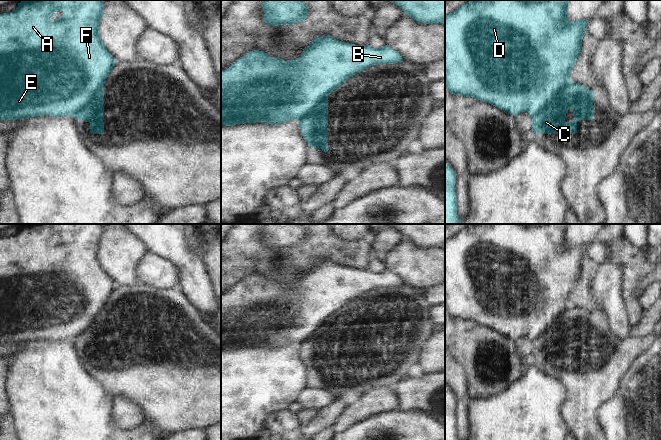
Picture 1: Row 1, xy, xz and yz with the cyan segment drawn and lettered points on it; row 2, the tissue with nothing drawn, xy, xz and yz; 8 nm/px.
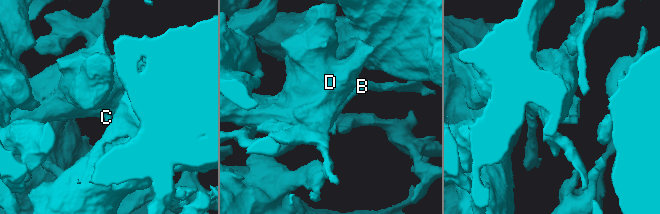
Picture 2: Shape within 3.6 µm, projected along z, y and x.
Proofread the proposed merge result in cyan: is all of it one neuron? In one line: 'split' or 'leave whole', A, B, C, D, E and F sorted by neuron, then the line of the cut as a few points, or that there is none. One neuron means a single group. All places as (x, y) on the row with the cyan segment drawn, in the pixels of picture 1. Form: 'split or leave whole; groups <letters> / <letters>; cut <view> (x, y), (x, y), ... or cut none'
split; groups A B D E F / C; cut yz (571, 80), (545, 108), (532, 117)

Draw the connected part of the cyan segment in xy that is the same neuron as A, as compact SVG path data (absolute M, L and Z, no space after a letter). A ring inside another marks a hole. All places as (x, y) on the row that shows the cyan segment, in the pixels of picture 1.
M22 0L13 12L0 14L0 120L24 120L43 115L75 116L95 99L116 63L100 38L103 13L103 0ZM59 10L63 15L53 21L52 17Z

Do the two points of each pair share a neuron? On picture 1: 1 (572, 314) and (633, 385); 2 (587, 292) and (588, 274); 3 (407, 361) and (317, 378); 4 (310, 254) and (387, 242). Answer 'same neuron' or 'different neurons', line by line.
1: different neurons
2: same neuron
3: same neuron
4: different neurons

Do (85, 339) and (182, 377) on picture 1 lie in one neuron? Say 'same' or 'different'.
same

